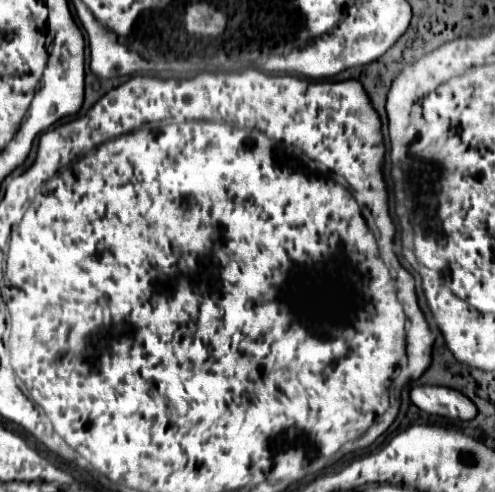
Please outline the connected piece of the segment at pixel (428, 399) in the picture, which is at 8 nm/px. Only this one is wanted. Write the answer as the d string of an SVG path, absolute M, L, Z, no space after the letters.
M416 386L412 388L410 398L422 412L450 420L472 420L478 414L478 408L470 398L446 386Z

